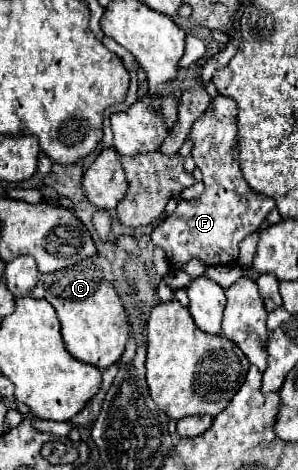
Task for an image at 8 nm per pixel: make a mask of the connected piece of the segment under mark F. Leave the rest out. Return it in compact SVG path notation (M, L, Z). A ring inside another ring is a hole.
M218 94L208 110L192 124L190 128L190 134L188 138L192 140L192 158L196 162L196 166L200 168L202 176L204 176L204 194L196 200L178 200L178 206L176 210L166 218L162 220L150 234L150 240L154 246L160 246L166 256L168 256L168 262L172 266L174 272L180 272L182 266L192 260L192 258L198 258L202 260L206 266L226 266L226 264L234 264L238 260L238 244L248 236L252 234L254 230L258 230L258 226L264 222L264 218L268 216L268 212L274 208L274 200L264 196L264 194L258 194L254 192L248 182L244 180L242 176L242 170L240 170L240 160L238 160L238 106L236 106L236 100L234 98L228 98L228 96L222 96Z

